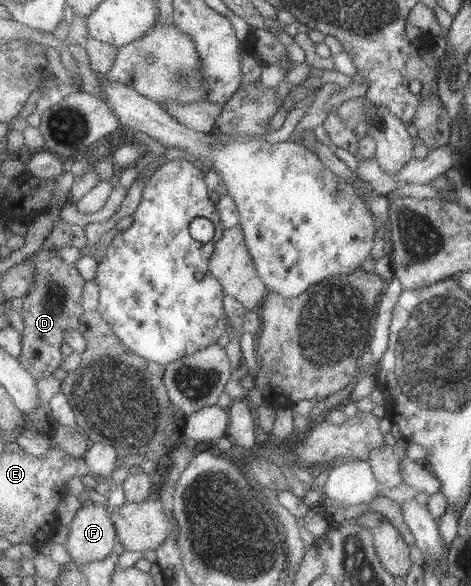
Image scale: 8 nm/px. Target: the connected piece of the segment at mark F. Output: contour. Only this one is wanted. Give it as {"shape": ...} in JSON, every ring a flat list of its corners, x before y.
{"shape":[[93,503,80,508,70,524,67,541,65,546,78,567,108,557,119,542,109,506]]}

